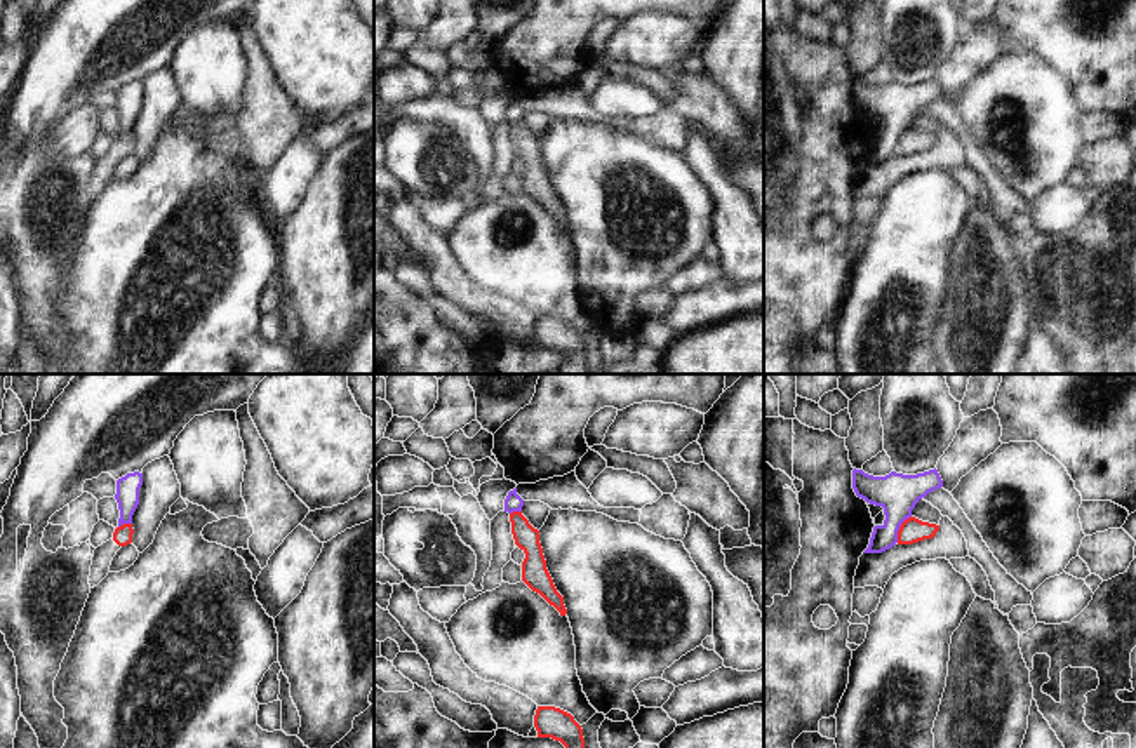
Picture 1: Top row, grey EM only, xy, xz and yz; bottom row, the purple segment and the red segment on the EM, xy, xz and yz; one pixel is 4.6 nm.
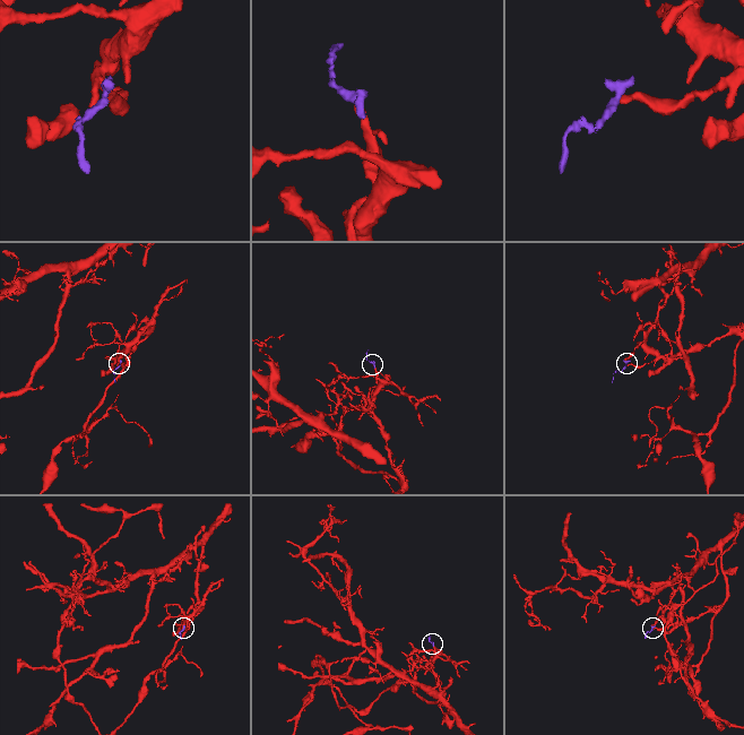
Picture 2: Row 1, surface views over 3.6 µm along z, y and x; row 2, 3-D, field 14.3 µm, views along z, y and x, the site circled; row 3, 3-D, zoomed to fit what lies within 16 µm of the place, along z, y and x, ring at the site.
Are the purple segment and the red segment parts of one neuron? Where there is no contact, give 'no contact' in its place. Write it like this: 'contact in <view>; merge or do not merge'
contact in yz; do not merge

